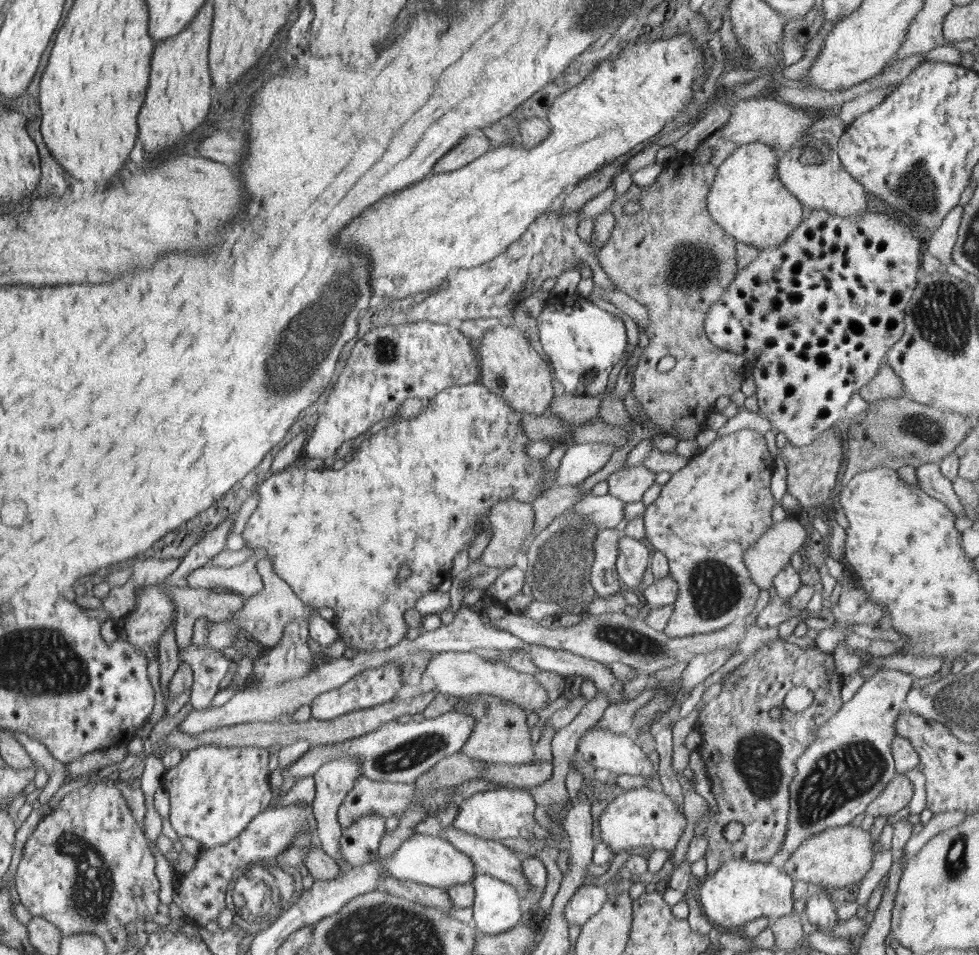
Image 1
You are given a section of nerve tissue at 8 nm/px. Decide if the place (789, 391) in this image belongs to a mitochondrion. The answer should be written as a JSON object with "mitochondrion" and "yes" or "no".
{"mitochondrion":"no"}

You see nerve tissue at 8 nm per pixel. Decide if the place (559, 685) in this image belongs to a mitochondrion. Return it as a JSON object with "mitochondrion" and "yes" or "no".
{"mitochondrion":"no"}

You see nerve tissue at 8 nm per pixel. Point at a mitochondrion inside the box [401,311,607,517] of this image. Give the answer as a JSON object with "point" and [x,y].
{"point":[497,378]}

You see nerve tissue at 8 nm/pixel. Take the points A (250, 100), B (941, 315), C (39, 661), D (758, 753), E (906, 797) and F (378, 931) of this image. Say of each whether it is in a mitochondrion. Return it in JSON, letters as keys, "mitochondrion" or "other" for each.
{"A":"other","B":"mitochondrion","C":"mitochondrion","D":"mitochondrion","E":"other","F":"mitochondrion"}

